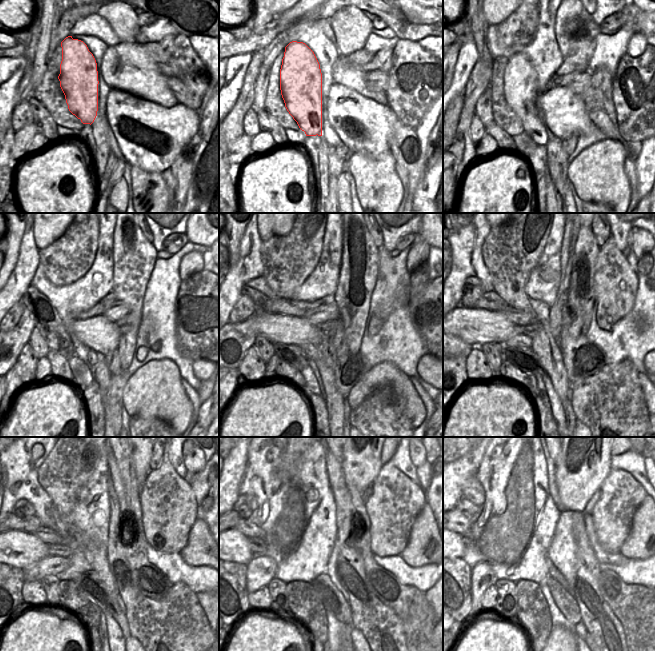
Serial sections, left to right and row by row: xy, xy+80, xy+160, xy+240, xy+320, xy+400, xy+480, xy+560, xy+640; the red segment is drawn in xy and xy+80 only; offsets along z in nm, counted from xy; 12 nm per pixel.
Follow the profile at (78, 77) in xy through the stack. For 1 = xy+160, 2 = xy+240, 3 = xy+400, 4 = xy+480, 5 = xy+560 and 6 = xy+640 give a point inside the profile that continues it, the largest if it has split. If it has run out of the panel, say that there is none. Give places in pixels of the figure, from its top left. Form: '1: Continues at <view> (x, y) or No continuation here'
1: Continues at xy+160 (520, 78)
2: Continues at xy+240 (82, 351)
3: Continues at xy+400 (521, 340)
4: Continues at xy+480 (51, 565)
5: Continues at xy+560 (260, 570)
6: Continues at xy+640 (482, 577).

